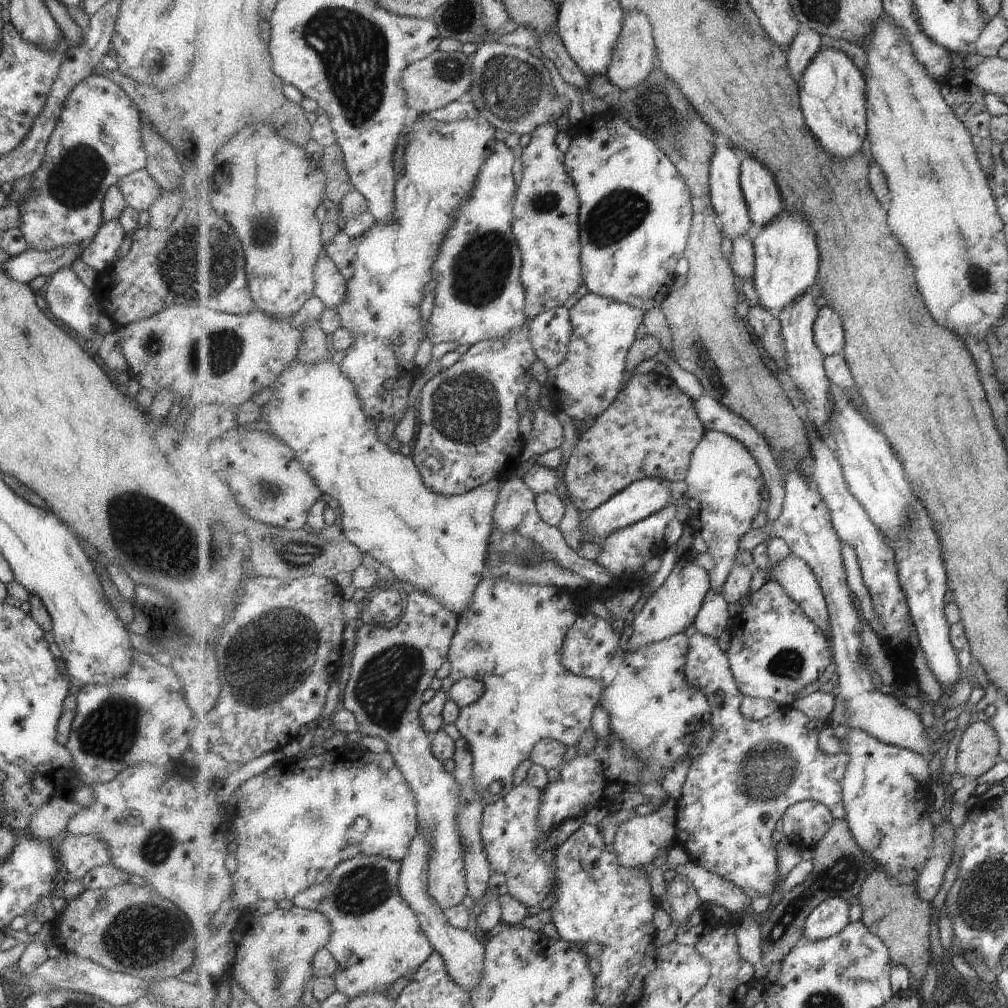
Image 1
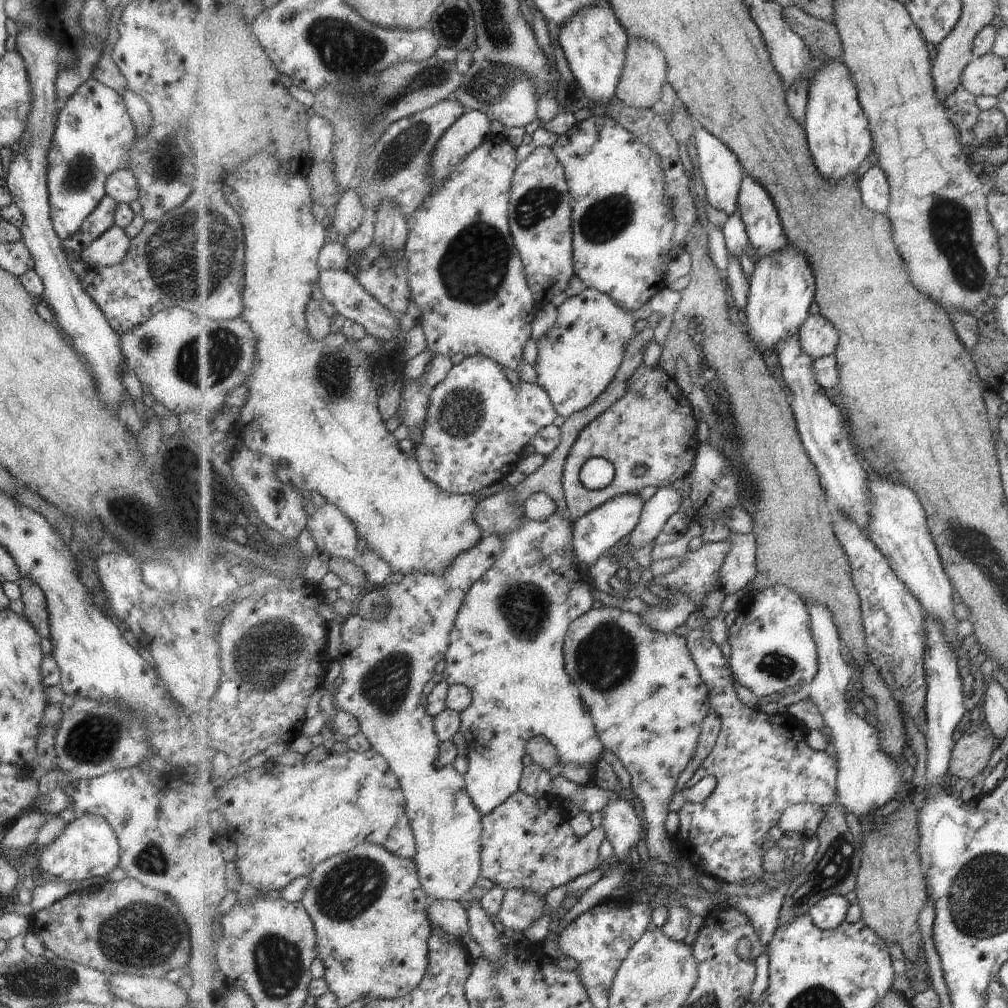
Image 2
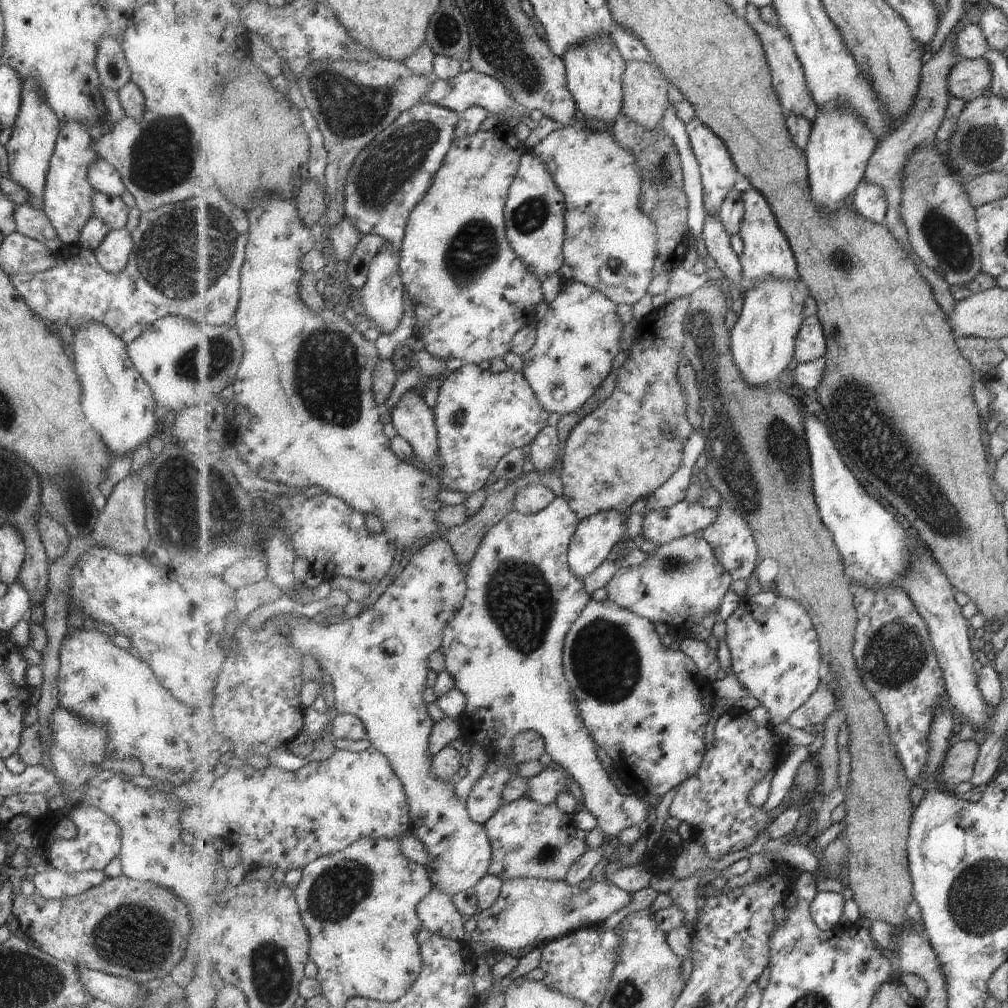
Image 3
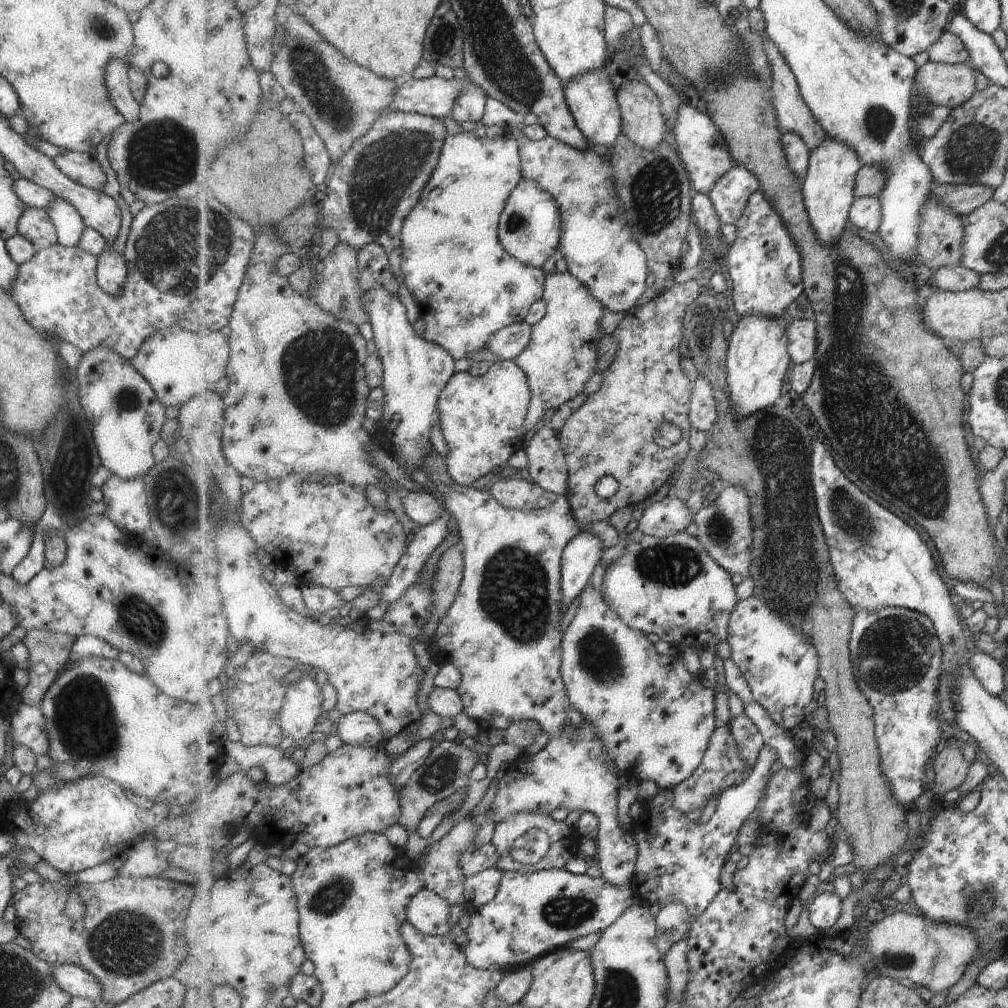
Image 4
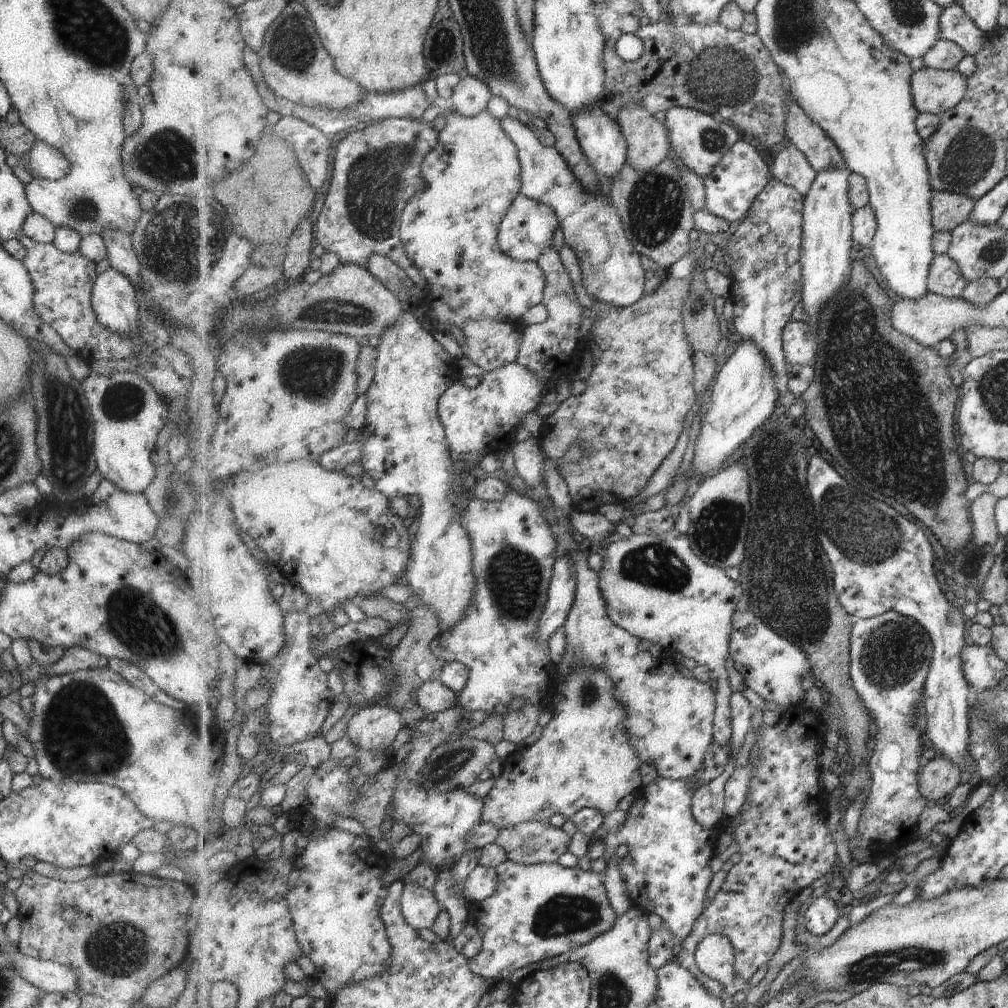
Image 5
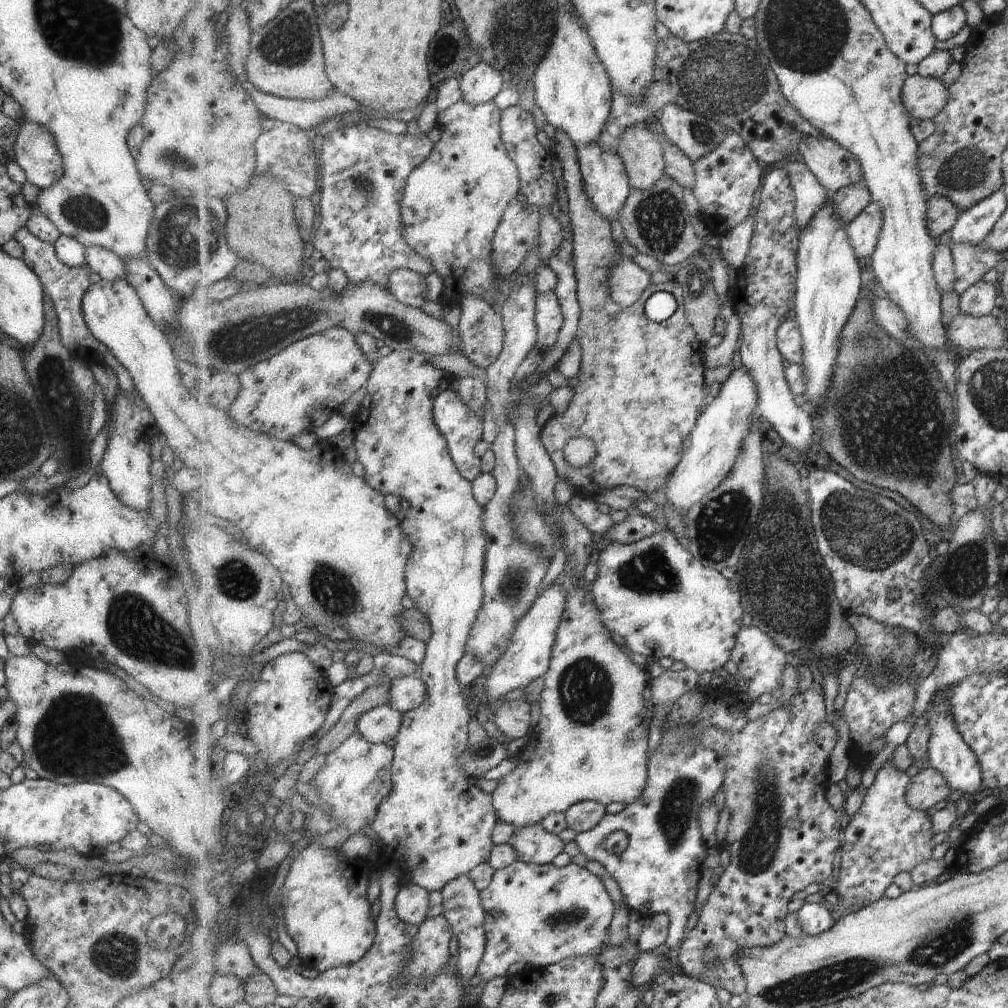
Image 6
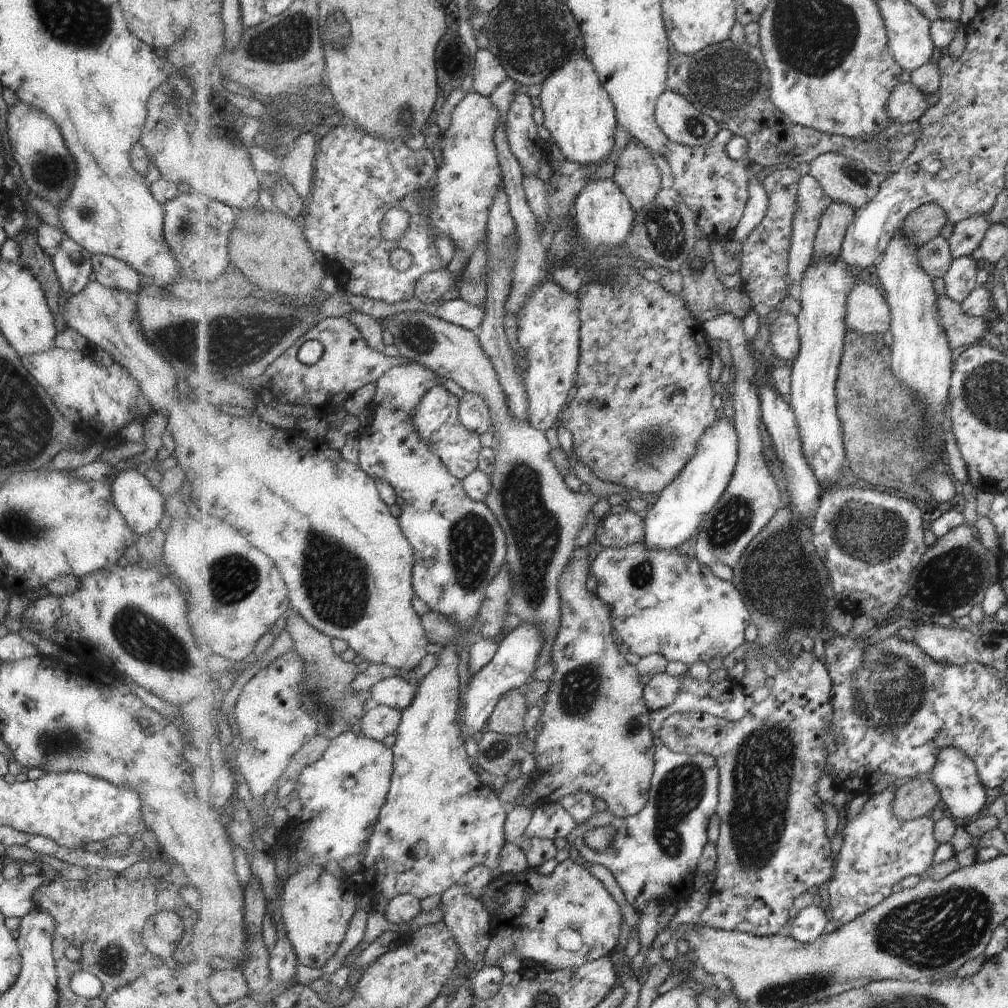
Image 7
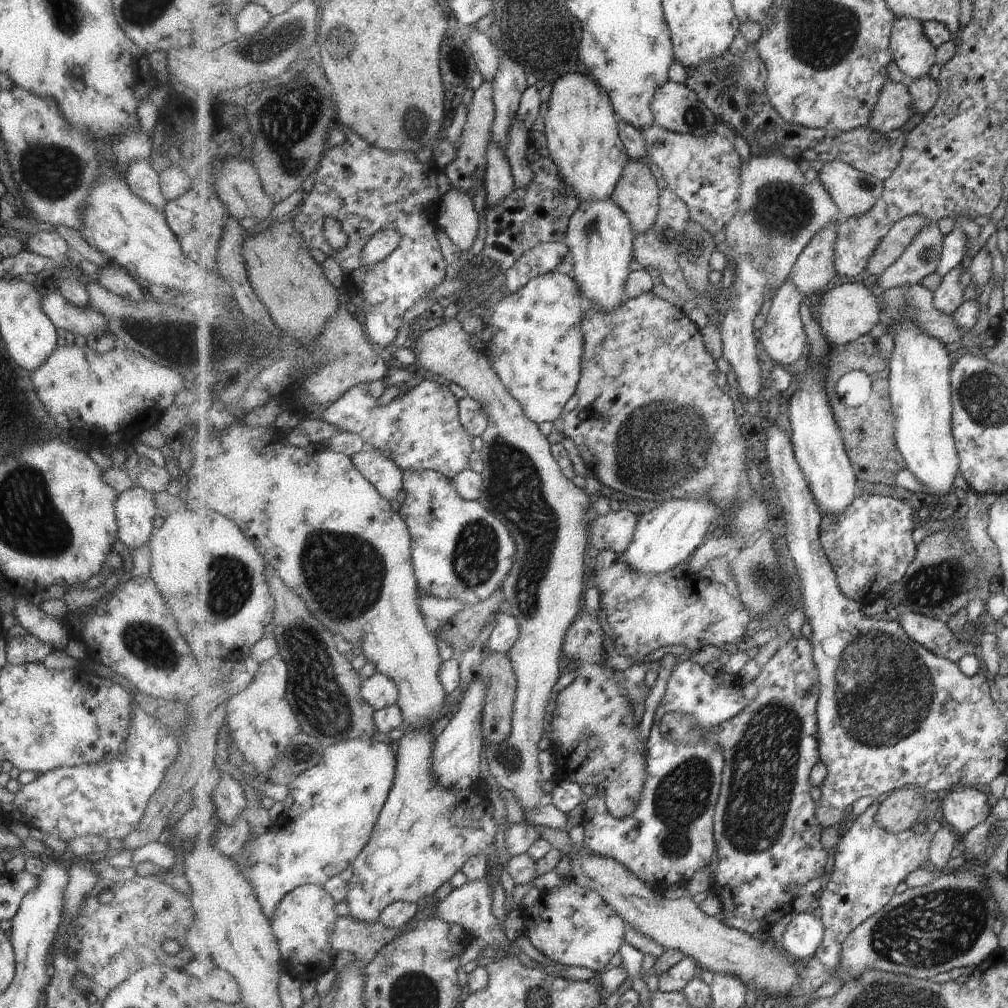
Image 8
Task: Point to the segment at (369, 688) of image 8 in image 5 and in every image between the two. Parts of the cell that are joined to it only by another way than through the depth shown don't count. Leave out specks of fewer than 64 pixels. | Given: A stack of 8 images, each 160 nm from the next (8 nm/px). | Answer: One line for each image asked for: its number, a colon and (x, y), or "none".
5: (434, 697)
6: (407, 693)
7: (396, 692)

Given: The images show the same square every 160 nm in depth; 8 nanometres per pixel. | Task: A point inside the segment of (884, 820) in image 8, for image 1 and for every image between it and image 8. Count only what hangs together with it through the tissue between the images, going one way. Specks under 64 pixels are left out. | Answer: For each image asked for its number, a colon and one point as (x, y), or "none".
1: (977, 752)
2: (970, 756)
3: (959, 766)
4: (951, 769)
5: (940, 776)
6: (928, 787)
7: (913, 800)

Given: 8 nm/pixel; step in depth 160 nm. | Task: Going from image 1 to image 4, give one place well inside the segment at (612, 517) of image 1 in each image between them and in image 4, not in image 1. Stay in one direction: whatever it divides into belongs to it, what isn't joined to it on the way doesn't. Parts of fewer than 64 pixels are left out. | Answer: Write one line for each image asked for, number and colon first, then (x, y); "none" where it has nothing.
2: (595, 533)
3: (596, 536)
4: (581, 556)

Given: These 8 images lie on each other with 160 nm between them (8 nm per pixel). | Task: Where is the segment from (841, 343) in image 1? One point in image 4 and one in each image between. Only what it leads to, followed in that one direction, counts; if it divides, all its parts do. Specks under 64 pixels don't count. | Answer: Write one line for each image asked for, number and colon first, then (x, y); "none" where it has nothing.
2: (819, 337)
3: (811, 344)
4: (802, 334)

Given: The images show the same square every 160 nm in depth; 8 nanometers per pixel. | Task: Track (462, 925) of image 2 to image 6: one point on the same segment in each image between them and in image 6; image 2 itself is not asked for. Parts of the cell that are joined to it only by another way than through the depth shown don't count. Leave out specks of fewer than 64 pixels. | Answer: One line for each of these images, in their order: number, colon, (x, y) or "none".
3: (438, 912)
4: (429, 913)
5: (420, 907)
6: (412, 904)

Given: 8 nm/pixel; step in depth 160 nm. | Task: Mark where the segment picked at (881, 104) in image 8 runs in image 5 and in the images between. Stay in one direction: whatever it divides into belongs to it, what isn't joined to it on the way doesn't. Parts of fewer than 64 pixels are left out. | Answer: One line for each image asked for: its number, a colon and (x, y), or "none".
5: (934, 91)
6: (924, 98)
7: (907, 104)

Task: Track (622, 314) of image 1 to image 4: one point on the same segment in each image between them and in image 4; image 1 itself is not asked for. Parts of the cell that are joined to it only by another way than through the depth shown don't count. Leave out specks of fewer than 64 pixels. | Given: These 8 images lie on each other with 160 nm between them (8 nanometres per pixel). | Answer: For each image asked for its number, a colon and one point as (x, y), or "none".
2: (579, 358)
3: (580, 336)
4: (563, 353)

